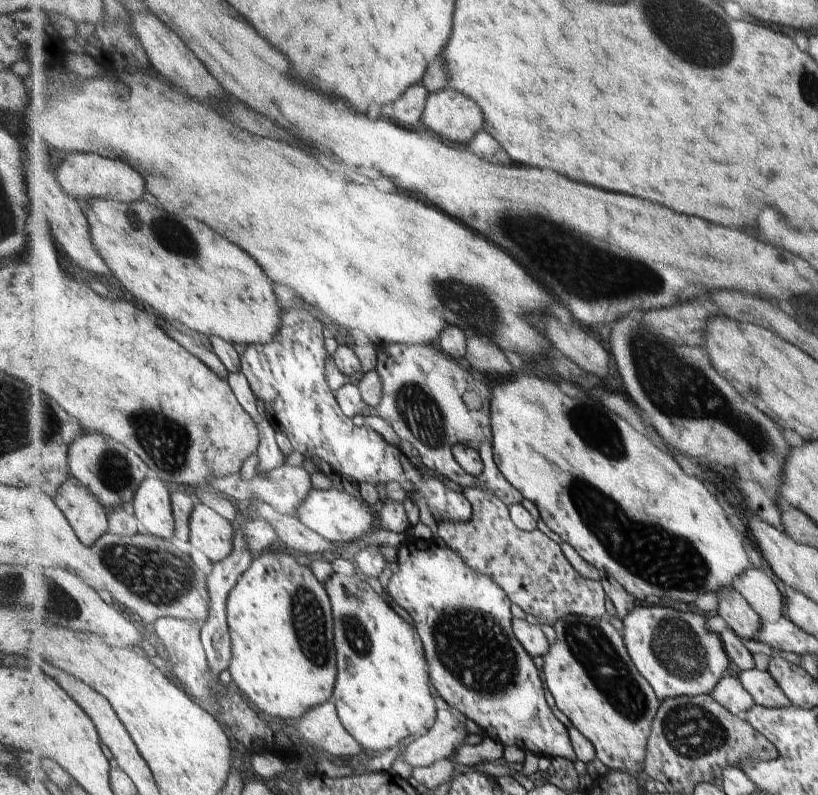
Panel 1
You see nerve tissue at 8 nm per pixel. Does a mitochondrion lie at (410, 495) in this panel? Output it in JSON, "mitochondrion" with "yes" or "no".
{"mitochondrion":"no"}

